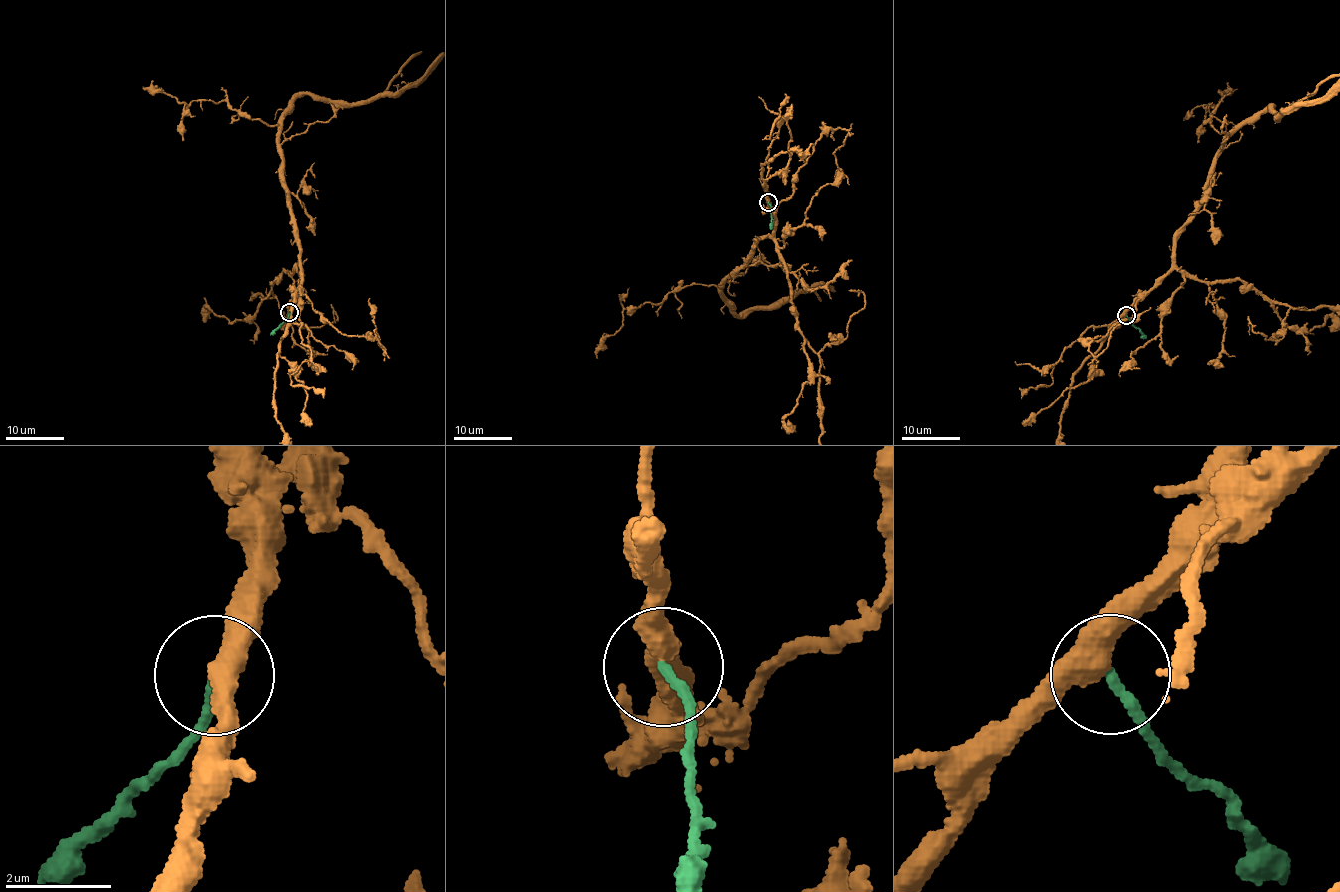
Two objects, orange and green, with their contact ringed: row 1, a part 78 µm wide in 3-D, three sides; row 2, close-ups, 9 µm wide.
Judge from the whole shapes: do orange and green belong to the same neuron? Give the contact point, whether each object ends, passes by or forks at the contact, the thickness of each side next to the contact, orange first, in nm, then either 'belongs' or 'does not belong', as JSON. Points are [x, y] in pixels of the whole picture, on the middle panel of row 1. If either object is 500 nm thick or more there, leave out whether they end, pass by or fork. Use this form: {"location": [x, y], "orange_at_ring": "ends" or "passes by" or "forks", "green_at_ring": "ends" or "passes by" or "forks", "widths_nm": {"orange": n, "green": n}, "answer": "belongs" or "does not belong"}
{"location": [768, 202], "orange_at_ring": "passes by", "green_at_ring": "ends", "widths_nm": {"orange": 440, "green": 190}, "answer": "does not belong"}

